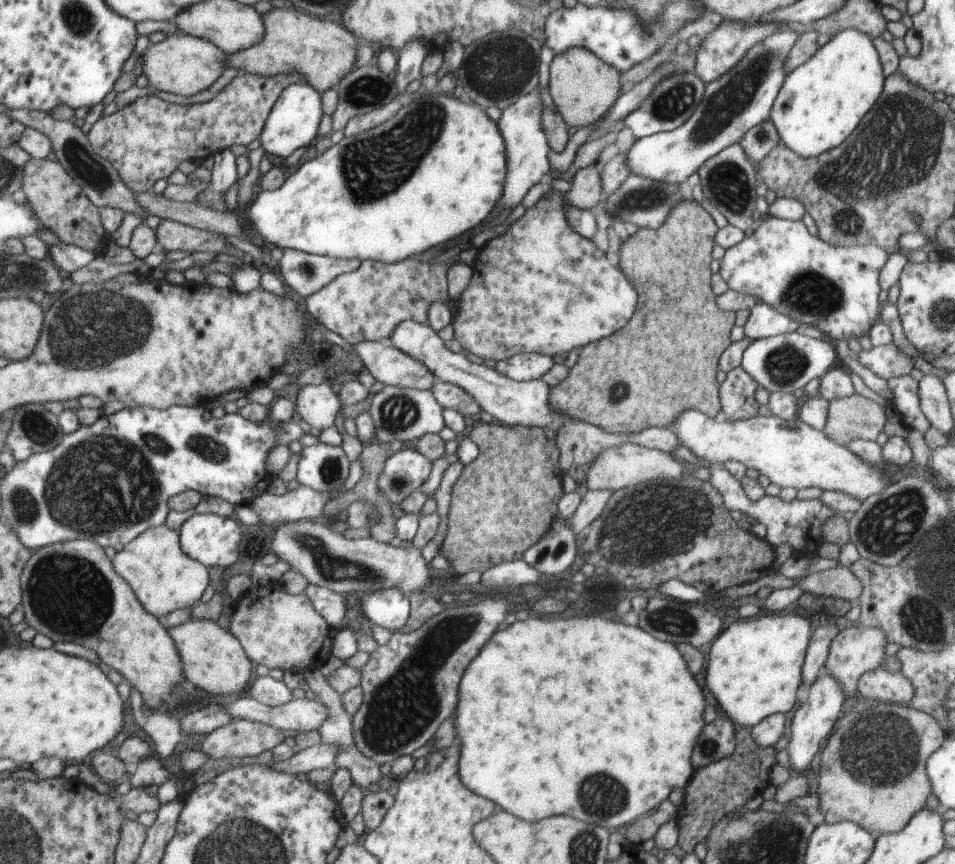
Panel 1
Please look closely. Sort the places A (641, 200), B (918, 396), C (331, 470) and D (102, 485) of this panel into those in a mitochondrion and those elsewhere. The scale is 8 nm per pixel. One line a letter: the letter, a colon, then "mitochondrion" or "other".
A: mitochondrion
B: other
C: mitochondrion
D: mitochondrion

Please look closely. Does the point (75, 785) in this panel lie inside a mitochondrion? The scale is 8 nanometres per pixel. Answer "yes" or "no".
no

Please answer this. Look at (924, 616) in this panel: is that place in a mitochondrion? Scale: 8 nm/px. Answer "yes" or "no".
yes

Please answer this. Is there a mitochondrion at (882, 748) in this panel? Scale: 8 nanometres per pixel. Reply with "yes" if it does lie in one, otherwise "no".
yes

